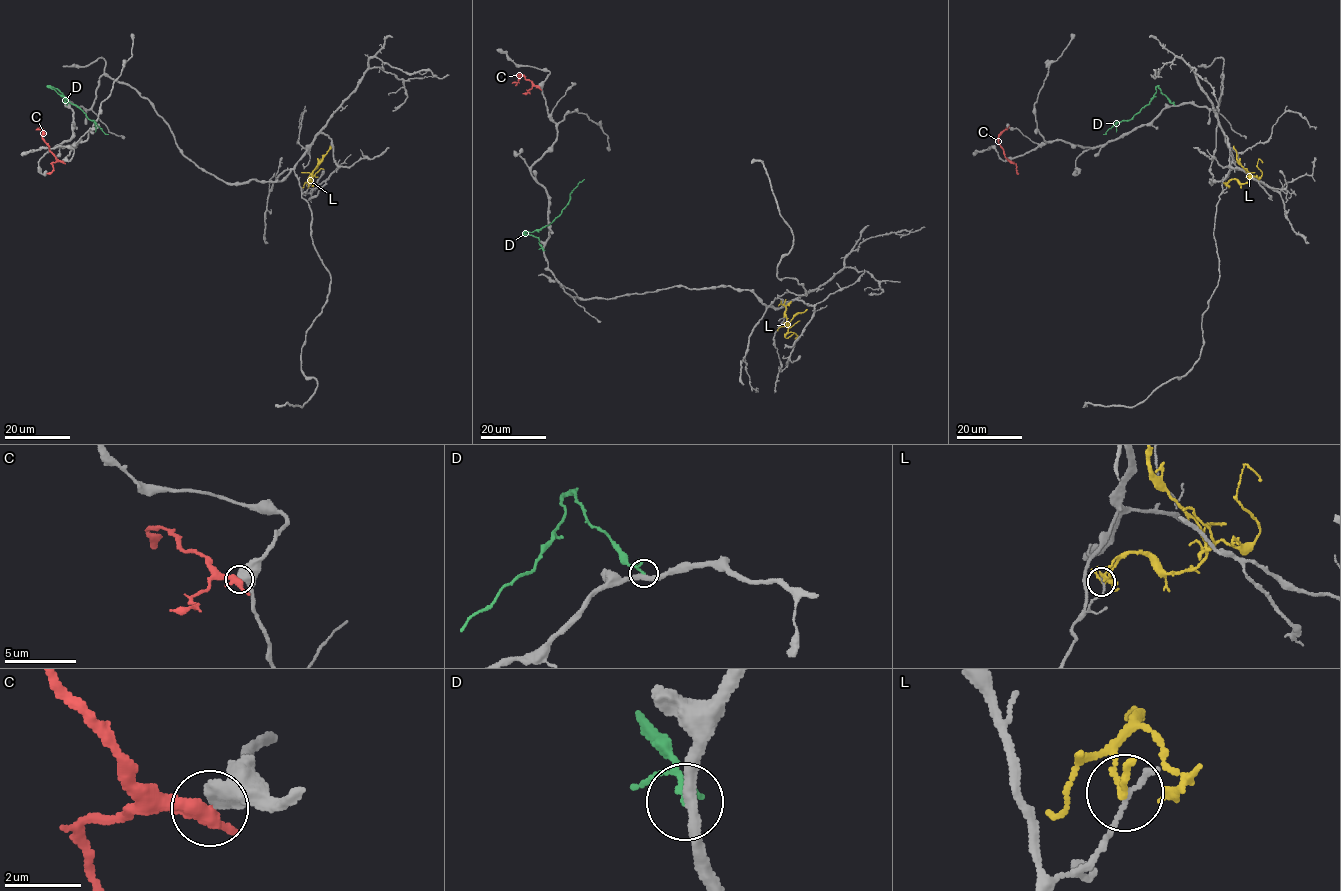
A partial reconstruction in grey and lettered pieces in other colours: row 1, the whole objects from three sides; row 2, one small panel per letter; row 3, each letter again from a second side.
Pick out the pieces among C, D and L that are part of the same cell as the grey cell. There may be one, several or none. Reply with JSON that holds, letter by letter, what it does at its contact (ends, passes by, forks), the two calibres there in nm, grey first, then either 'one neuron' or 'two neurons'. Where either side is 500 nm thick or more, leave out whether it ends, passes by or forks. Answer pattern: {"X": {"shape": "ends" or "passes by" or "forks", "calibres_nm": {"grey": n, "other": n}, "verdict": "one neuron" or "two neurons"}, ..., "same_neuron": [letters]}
{"C": {"calibres_nm": {"grey": 650, "other": 380}, "verdict": "two neurons"}, "D": {"shape": "passes by", "calibres_nm": {"grey": 320, "other": 130}, "verdict": "two neurons"}, "L": {"shape": "ends", "calibres_nm": {"grey": 160, "other": 170}, "verdict": "two neurons"}, "same_neuron": []}

